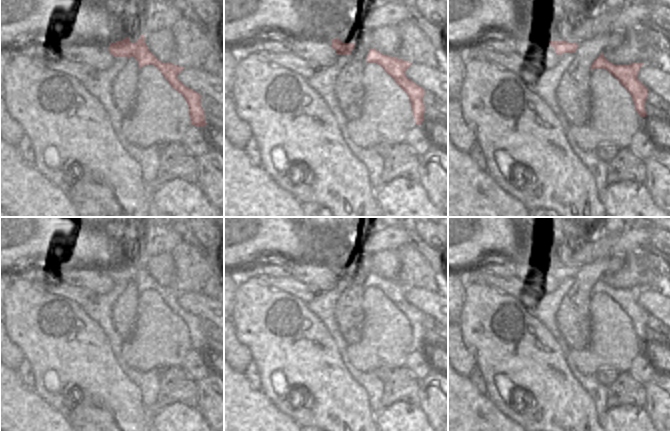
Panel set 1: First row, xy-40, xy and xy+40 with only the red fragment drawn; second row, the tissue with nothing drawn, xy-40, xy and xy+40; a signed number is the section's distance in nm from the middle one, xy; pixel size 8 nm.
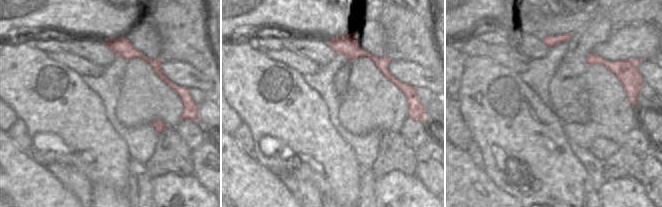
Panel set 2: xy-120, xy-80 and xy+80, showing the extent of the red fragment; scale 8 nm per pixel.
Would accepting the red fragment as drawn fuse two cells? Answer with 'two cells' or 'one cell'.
two cells

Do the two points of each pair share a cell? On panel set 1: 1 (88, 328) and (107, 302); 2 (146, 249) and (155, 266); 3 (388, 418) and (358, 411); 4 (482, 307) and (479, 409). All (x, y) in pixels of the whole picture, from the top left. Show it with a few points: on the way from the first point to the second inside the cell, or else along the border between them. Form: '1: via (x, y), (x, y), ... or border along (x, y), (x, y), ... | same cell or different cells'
1: border along (82, 307), (98, 324), (108, 339) | different cells
2: border along (170, 252), (162, 252), (142, 258) | different cells
3: border along (374, 413), (375, 420) | different cells
4: border along (486, 395), (501, 413) | different cells

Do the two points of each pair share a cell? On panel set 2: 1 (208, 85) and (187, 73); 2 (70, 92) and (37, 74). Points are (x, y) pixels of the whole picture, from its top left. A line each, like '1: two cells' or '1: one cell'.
1: one cell
2: one cell

